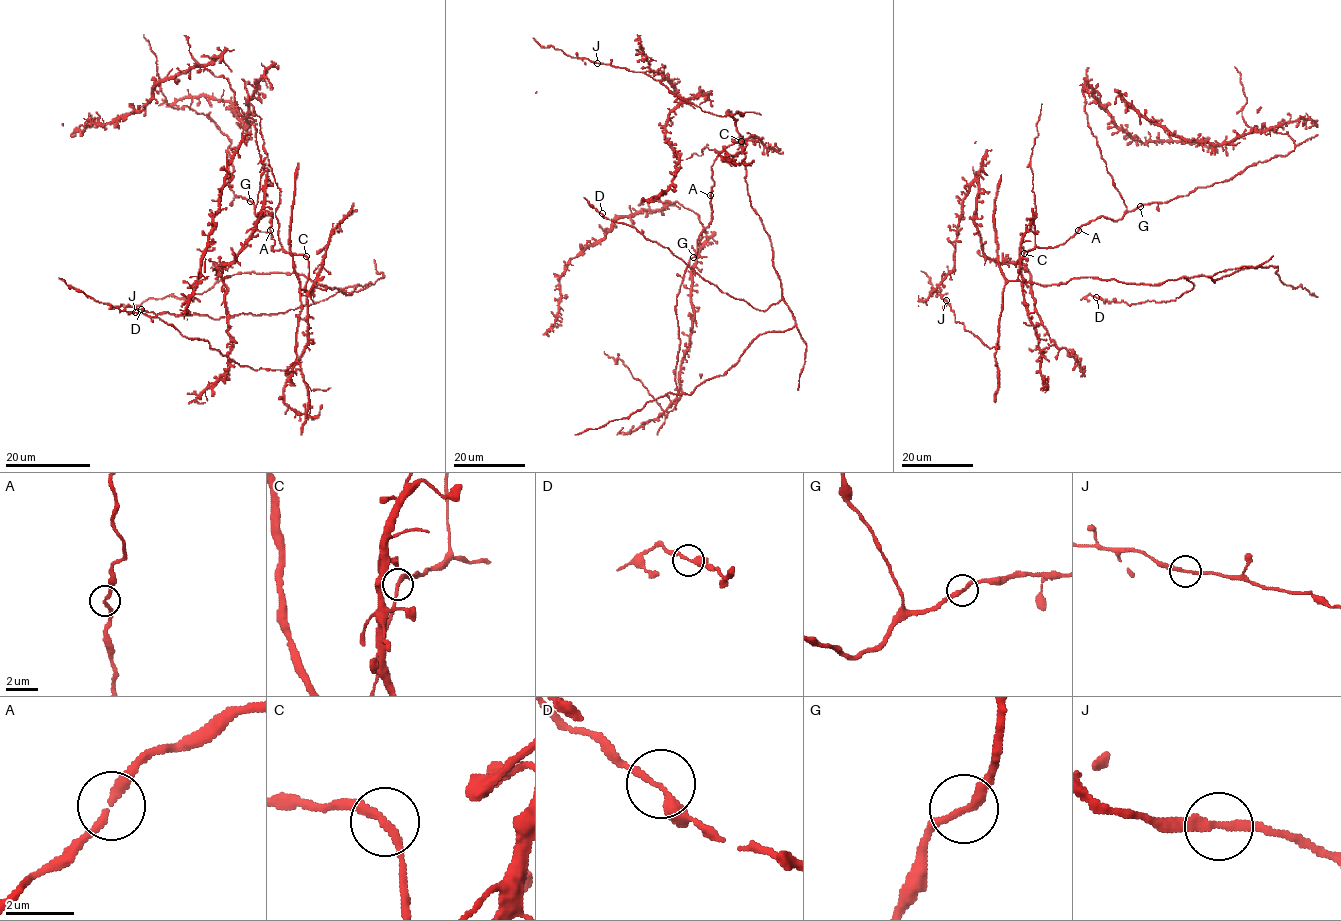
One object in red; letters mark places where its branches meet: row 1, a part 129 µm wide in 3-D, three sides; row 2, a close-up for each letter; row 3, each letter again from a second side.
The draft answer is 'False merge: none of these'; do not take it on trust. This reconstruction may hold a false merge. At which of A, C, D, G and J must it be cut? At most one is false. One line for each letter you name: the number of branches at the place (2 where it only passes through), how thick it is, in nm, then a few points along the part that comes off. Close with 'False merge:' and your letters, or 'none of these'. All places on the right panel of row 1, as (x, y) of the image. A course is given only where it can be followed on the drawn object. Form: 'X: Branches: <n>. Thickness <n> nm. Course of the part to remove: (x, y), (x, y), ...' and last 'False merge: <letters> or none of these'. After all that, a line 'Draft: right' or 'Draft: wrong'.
False merge: none of these
Draft: right

